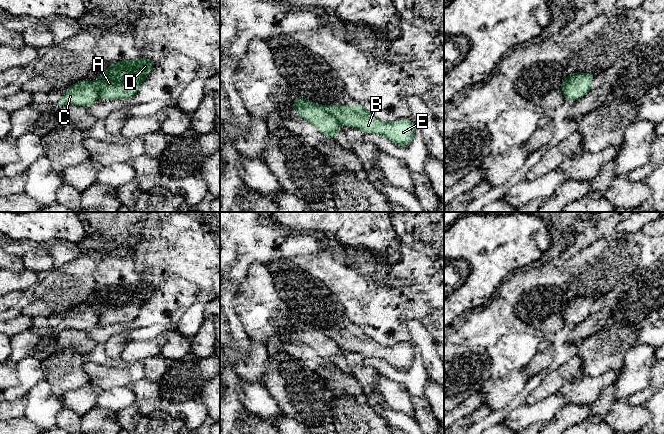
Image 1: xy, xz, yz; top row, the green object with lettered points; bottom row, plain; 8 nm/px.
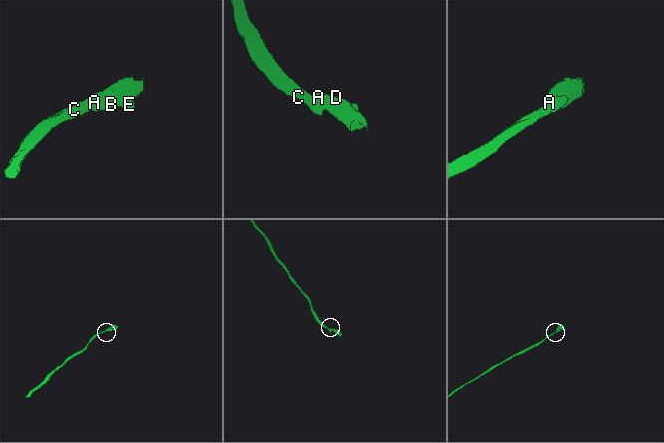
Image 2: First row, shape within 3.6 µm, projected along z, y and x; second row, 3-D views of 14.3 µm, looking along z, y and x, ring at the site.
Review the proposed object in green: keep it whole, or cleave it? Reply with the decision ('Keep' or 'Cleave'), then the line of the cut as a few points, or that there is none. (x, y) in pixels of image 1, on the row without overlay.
Cleave. Split along xz (321, 329), (340, 348)

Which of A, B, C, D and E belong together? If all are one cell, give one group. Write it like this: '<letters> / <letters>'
A B D E / C

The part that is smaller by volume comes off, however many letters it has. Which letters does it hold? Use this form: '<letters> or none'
A, B, D, E

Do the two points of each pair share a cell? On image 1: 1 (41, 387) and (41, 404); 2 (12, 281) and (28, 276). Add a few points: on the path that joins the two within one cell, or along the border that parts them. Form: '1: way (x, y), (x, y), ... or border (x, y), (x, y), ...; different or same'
1: way (41, 391), (41, 400); same
2: way (16, 281), (24, 280); same

